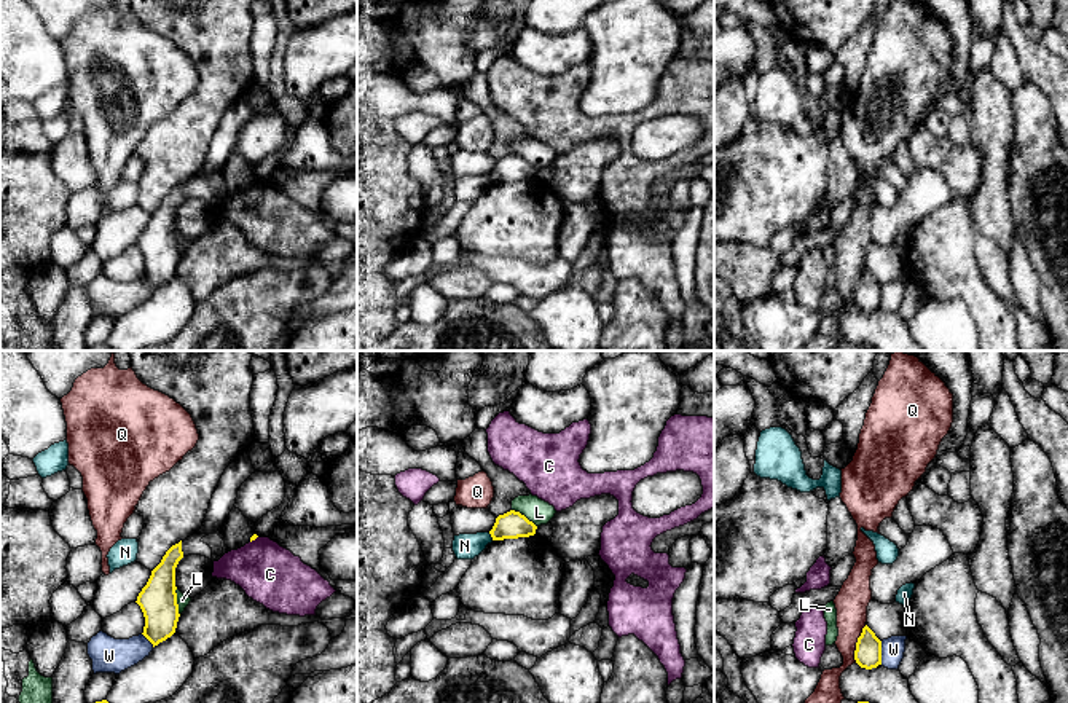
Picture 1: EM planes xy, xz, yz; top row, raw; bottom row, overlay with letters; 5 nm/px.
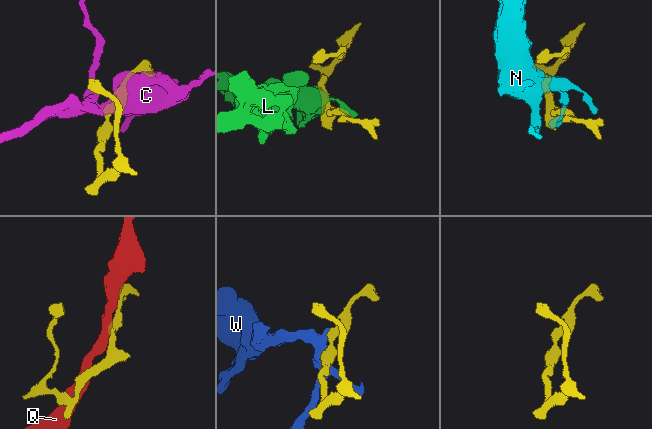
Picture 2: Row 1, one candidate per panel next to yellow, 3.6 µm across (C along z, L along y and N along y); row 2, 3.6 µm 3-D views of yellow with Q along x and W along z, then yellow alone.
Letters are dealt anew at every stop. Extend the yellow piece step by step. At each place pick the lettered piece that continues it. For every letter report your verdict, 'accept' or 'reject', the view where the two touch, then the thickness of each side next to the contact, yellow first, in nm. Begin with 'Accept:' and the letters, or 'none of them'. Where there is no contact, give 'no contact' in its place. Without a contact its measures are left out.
Accept: none of them
C: reject | xy | 20/300 nm
L: reject | xy | 190/60 nm
N: reject | xz | 140/130 nm
Q: reject | yz | 140/160 nm
W: reject | yz | 140/120 nm

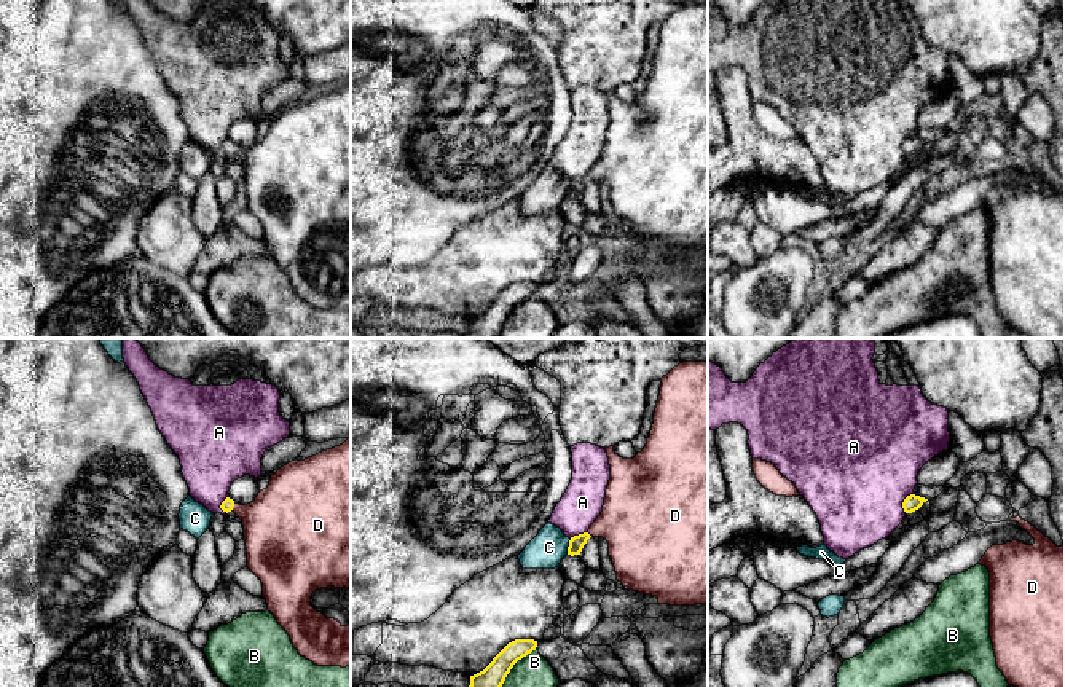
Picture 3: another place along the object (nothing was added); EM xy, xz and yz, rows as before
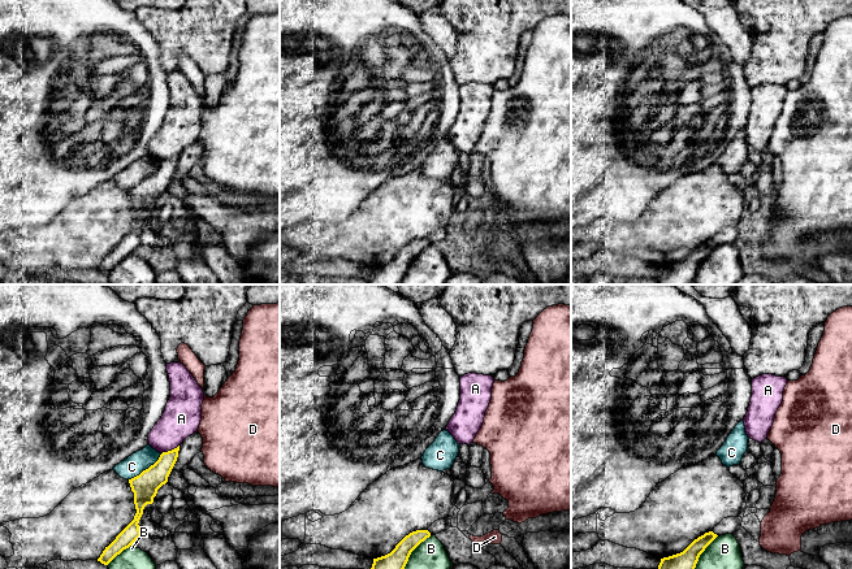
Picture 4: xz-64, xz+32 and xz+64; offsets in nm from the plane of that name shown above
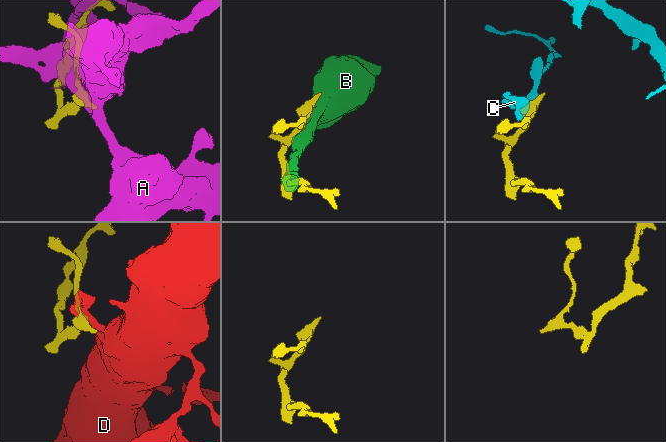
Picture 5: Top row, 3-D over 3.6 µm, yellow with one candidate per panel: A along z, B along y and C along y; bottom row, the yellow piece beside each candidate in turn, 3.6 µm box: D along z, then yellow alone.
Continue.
Accept: D
A: reject | yz | 90/500 nm
B: reject | xz | 120/160 nm
C: reject | xz | 80/180 nm
D: accept | xy | 70/360 nm

